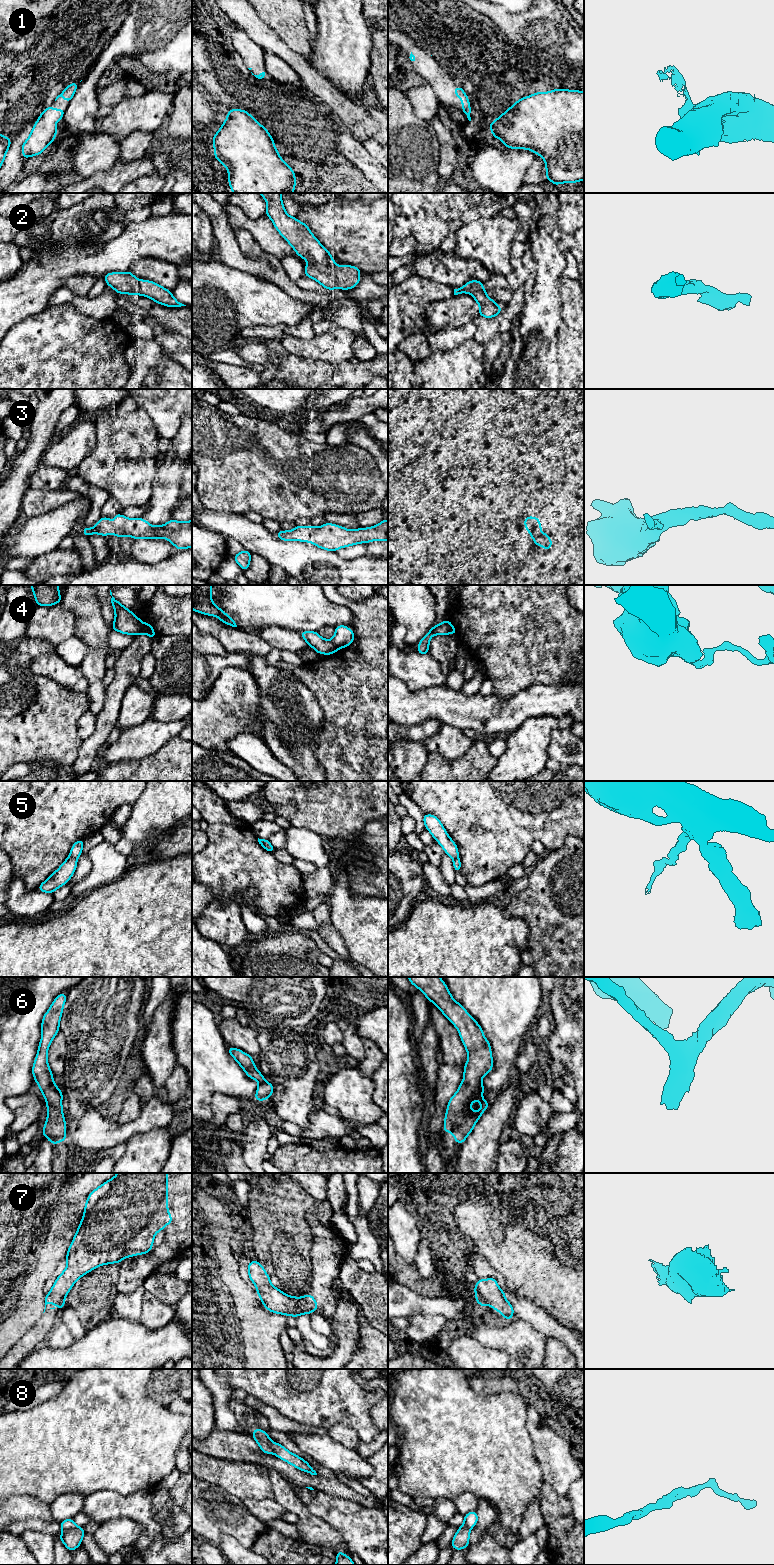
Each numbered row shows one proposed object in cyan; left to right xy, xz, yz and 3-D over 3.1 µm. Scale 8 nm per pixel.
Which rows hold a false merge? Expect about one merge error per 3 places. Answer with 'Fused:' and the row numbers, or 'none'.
Fused: 4, 8

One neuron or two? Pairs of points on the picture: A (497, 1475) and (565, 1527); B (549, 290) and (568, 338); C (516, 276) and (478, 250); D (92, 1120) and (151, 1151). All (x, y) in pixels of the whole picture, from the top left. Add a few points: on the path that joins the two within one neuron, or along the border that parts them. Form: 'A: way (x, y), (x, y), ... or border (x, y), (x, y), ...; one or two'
A: border (543, 1482), (539, 1497); two
B: border (560, 298), (561, 323), (555, 335); two
C: border (512, 257), (511, 271), (506, 276), (490, 272); two
D: border (151, 1130), (145, 1133), (134, 1134), (125, 1142); two

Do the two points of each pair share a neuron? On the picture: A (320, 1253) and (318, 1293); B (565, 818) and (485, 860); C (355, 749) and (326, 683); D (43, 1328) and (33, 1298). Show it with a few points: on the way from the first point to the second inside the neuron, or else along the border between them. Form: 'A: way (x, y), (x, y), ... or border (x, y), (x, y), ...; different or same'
A: way (320, 1263), (320, 1283); same
B: way (545, 818), (527, 818), (505, 840); same
C: way (351, 733), (350, 707), (342, 699); same
D: border (43, 1313), (24, 1335); different

